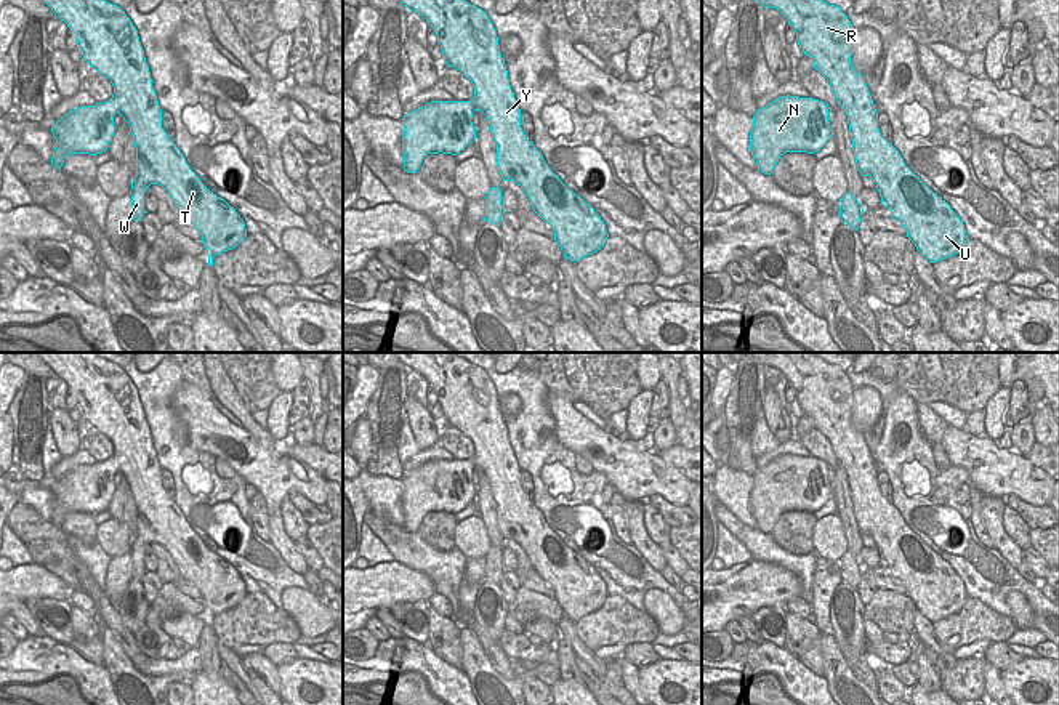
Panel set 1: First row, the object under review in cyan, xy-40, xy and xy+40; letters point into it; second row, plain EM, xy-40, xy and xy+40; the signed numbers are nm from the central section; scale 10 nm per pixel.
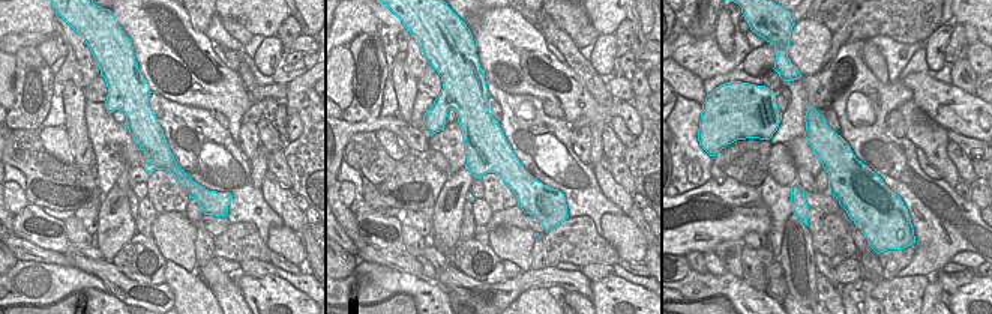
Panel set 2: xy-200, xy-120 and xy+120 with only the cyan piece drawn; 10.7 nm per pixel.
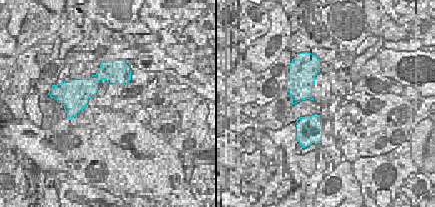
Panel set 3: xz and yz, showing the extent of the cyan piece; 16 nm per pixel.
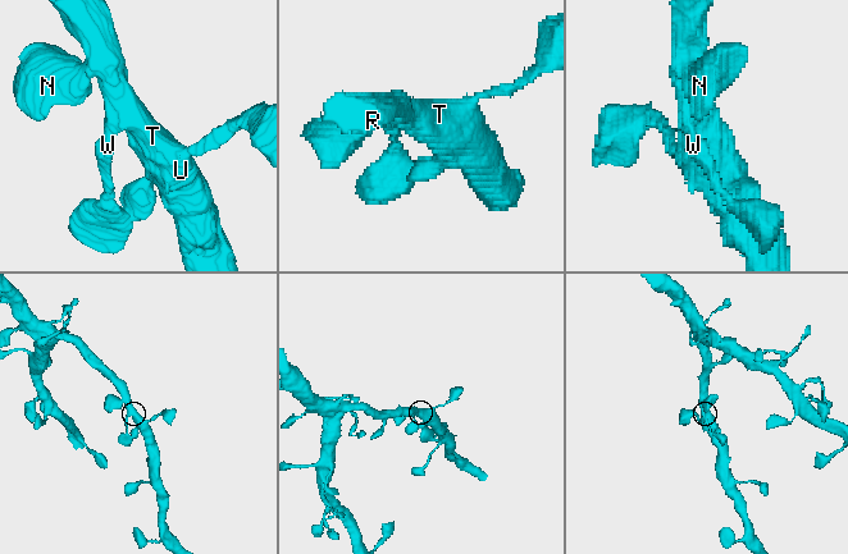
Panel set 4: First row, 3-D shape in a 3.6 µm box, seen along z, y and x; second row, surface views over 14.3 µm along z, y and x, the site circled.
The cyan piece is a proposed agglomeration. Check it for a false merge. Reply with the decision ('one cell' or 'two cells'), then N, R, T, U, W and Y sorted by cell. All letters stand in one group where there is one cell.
one cell; groups N R T U W Y

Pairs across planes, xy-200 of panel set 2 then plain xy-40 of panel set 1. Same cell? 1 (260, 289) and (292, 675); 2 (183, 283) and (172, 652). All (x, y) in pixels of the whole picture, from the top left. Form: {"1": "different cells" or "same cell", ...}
{"1": "same cell", "2": "different cells"}

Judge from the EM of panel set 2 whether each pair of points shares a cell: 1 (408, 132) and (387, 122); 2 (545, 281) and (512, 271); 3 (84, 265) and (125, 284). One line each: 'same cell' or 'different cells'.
1: same cell
2: different cells
3: same cell

